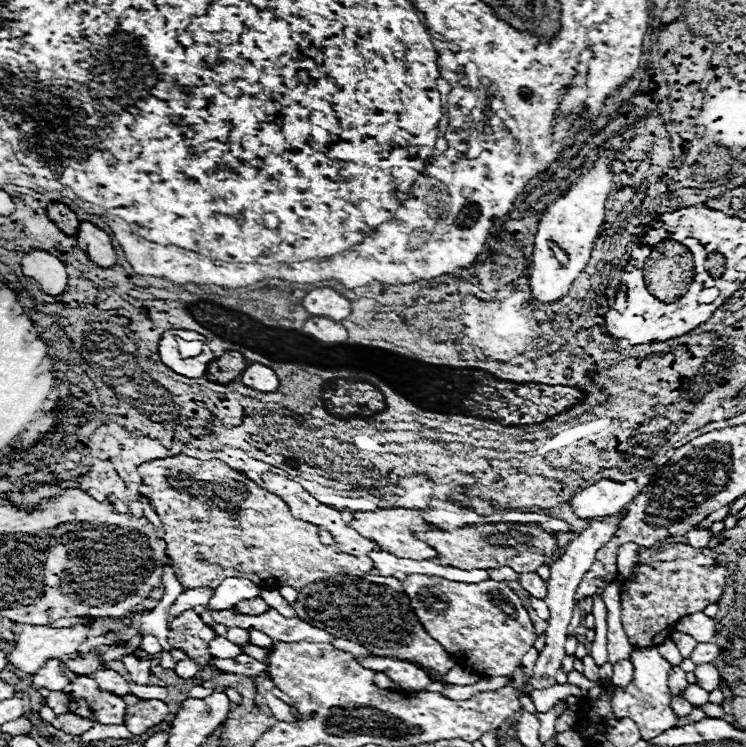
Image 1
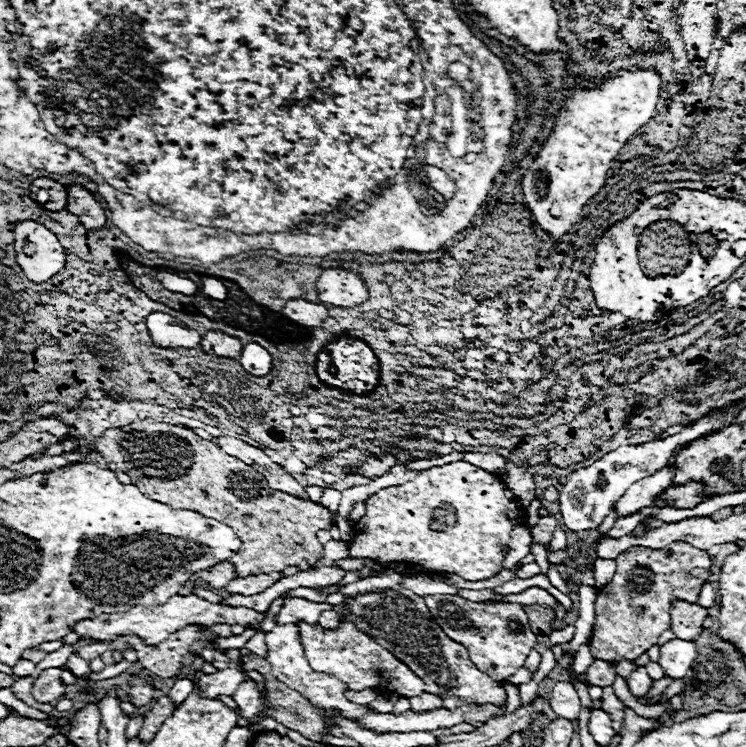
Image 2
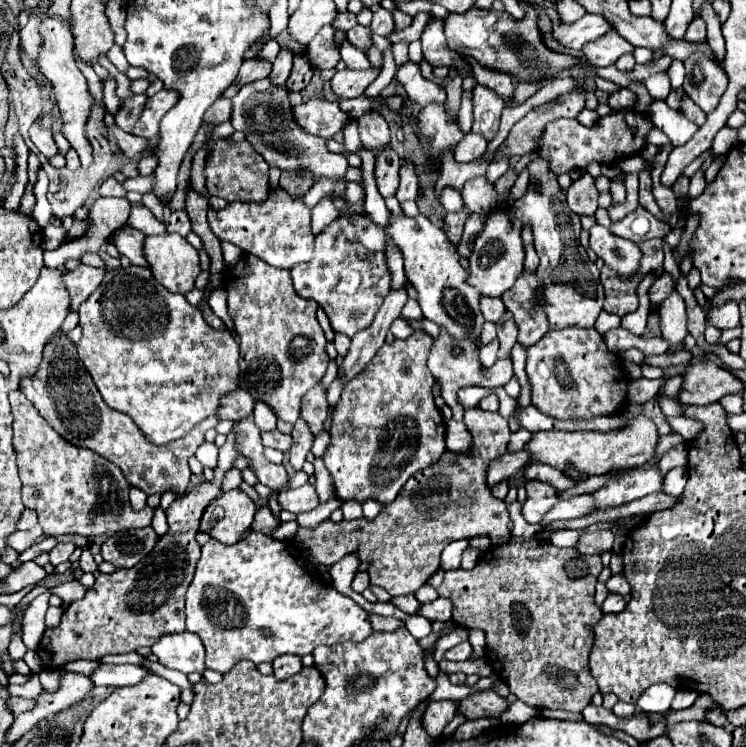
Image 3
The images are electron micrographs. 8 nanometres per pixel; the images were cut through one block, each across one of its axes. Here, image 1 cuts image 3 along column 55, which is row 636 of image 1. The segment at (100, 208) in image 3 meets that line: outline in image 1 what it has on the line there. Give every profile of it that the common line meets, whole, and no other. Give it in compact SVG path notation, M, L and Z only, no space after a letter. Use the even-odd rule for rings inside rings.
M252 630L252 632L250 632L250 644L260 646L260 648L268 648L268 650L272 650L272 648L274 648L272 638L268 638L266 634L262 634L260 630Z

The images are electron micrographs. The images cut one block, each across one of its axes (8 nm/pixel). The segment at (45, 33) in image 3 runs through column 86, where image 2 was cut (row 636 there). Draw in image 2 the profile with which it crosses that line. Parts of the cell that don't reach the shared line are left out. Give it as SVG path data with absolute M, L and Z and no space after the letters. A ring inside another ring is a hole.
M194 594L190 596L172 596L166 604L160 606L132 606L128 612L116 612L116 614L100 614L96 618L78 622L74 626L74 632L80 636L86 636L88 640L114 640L116 636L124 634L136 634L144 638L148 644L158 644L164 640L164 634L176 632L178 628L184 628L188 624L202 624L202 626L212 626L212 624L242 624L246 626L248 622L262 622L264 614L254 612L252 608L246 606L220 606L212 604L208 600L202 600Z

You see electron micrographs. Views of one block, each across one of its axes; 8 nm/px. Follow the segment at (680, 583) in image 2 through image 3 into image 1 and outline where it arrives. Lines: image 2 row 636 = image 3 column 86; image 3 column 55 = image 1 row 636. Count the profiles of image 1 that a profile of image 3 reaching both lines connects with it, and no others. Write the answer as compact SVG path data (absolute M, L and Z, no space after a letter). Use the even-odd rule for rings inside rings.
M688 544L640 548L640 566L634 580L622 582L622 626L632 646L658 646L674 632L676 620L702 612L726 592L728 556L708 548L692 550Z

